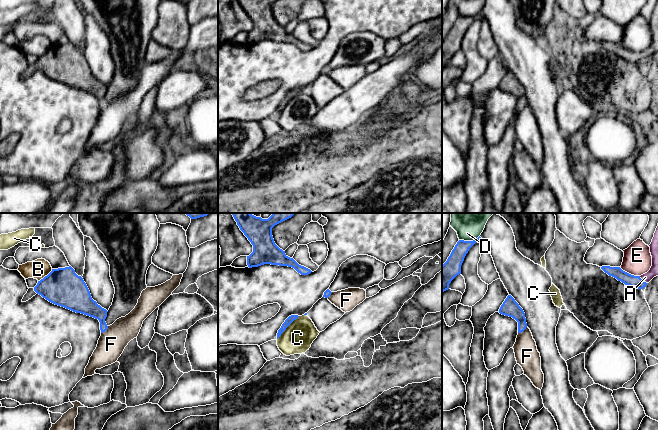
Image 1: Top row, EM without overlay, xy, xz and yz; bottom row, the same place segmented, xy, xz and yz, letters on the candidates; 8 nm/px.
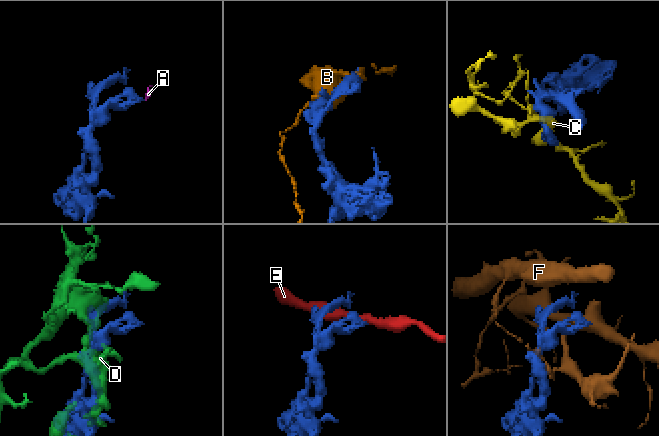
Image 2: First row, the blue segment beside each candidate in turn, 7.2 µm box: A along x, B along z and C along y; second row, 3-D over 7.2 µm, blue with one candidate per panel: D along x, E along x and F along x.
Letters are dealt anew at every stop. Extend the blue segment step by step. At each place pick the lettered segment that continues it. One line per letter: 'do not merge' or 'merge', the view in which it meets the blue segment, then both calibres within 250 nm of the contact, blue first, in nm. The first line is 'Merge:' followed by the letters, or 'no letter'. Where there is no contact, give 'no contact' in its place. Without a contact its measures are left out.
Merge: A
A: merge | yz | 100/80 nm
B: do not merge | xy | 300/160 nm
C: do not merge | xz | 60/240 nm
D: do not merge | yz | 140/140 nm
E: do not merge | yz | 100/240 nm
F: do not merge | yz | 140/190 nm

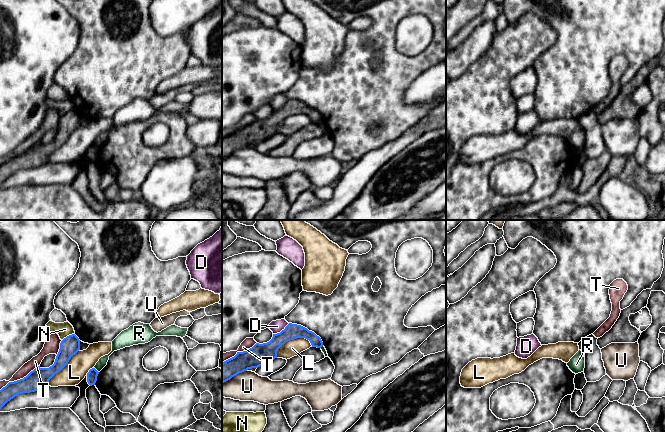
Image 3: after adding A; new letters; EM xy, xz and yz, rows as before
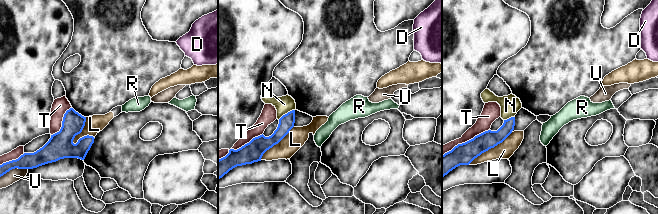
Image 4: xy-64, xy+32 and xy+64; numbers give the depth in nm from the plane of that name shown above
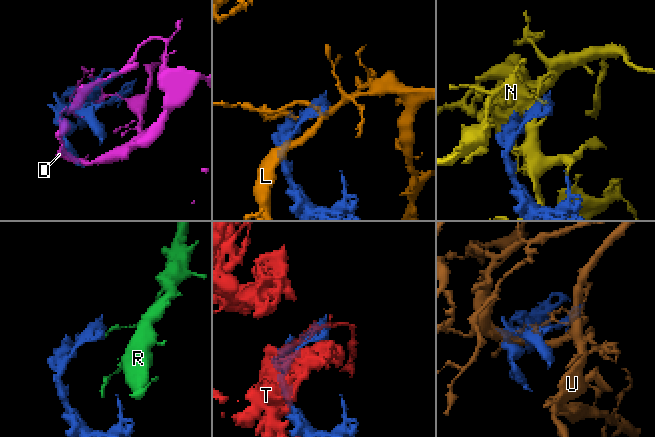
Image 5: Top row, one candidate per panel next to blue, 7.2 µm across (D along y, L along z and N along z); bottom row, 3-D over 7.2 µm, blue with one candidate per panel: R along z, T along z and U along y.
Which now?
Merge: no letter
D: do not merge | xz | 160/100 nm
L: do not merge | xz | 160/130 nm
N: do not merge | xy | 160/120 nm
R: do not merge | xy | 80/70 nm
T: do not merge | xy | 170/80 nm
U: do not merge | xz | 170/240 nm

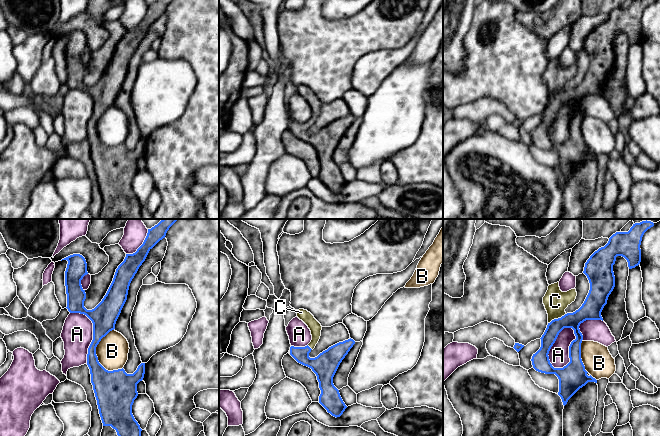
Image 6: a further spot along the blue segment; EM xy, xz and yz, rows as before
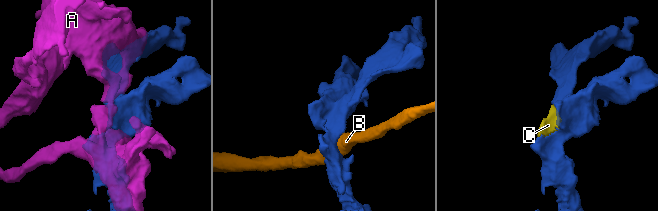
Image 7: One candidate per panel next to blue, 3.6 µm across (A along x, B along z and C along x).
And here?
Merge: C
A: do not merge | yz | 220/160 nm
B: do not merge | xy | 190/260 nm
C: merge | yz | 130/190 nm

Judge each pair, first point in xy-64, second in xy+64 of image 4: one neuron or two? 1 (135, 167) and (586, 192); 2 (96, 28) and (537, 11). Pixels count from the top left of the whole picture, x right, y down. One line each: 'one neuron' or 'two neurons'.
1: two neurons
2: one neuron

